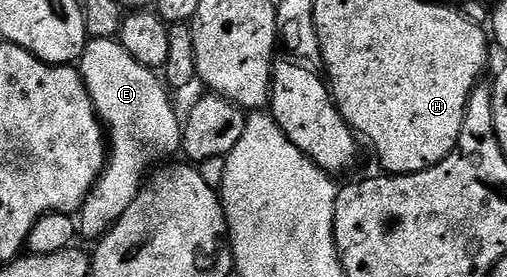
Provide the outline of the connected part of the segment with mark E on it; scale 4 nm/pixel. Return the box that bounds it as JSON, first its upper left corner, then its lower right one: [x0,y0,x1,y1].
[80,38,183,240]

